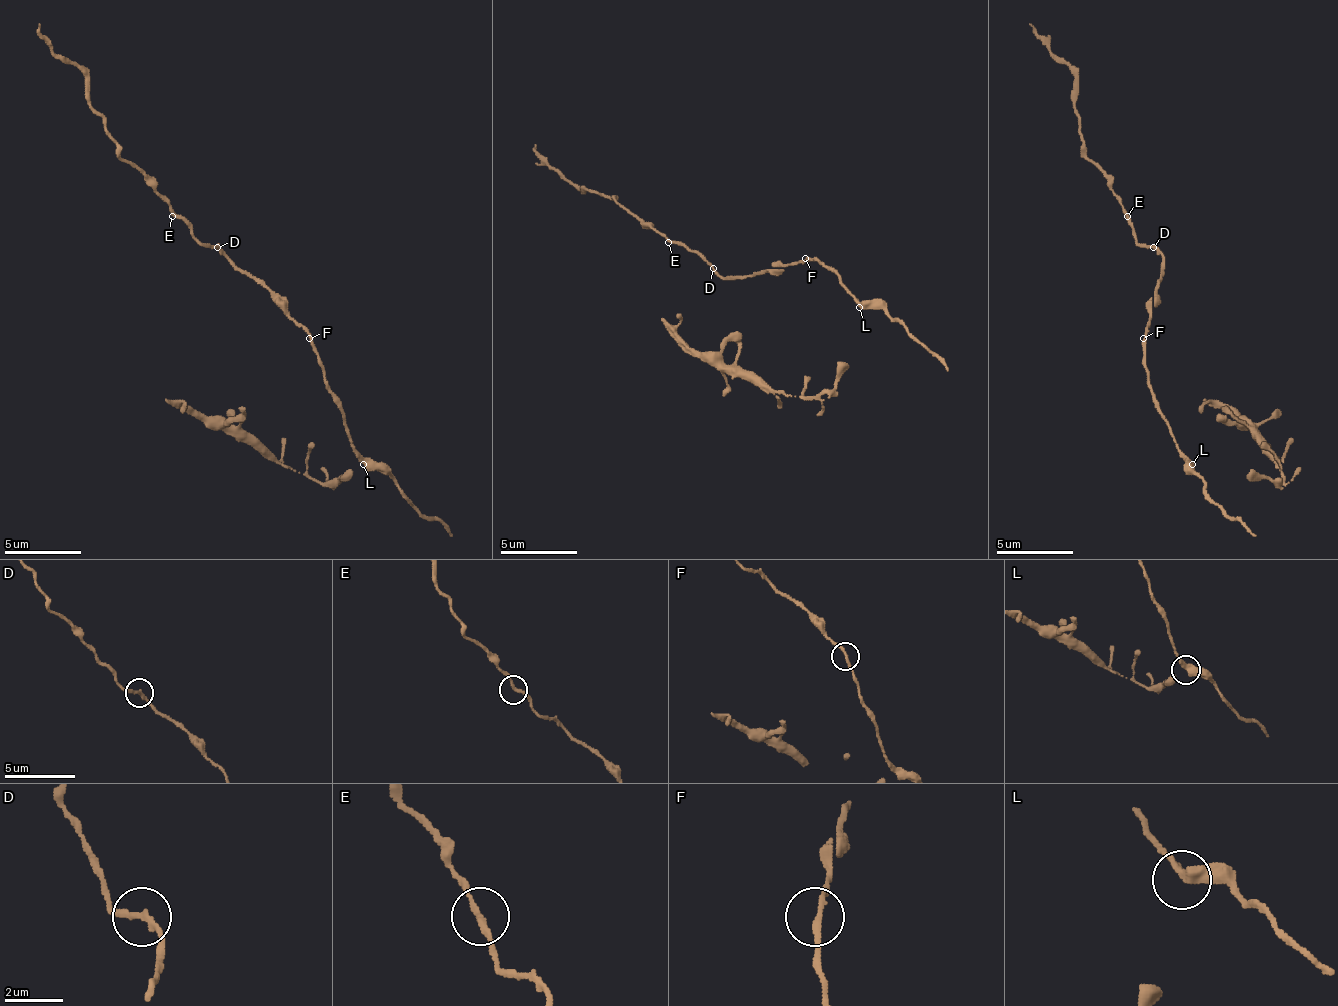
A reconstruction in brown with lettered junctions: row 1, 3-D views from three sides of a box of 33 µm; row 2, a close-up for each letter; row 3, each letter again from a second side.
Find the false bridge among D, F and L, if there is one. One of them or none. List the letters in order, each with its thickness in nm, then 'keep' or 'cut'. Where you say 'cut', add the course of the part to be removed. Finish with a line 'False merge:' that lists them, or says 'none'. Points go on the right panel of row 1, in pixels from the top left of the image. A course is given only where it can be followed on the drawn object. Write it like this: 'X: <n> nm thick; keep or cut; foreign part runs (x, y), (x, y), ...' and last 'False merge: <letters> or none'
D: 200 nm thick; keep
F: 190 nm thick; keep
L: 400 nm thick; keep
False merge: none

